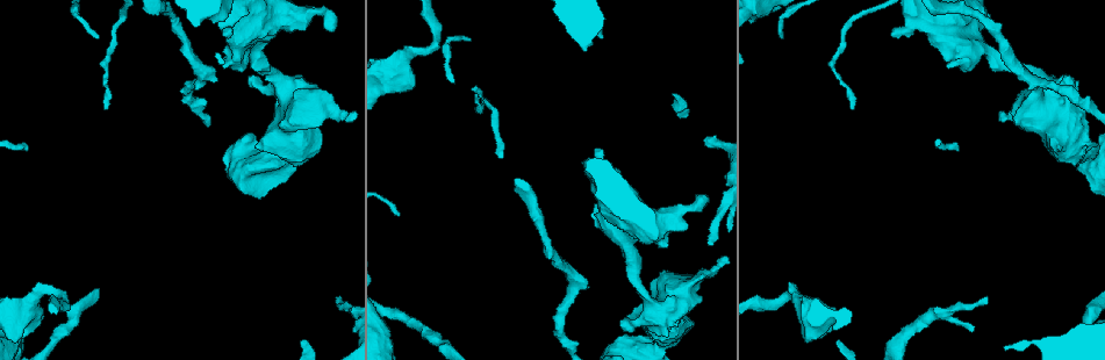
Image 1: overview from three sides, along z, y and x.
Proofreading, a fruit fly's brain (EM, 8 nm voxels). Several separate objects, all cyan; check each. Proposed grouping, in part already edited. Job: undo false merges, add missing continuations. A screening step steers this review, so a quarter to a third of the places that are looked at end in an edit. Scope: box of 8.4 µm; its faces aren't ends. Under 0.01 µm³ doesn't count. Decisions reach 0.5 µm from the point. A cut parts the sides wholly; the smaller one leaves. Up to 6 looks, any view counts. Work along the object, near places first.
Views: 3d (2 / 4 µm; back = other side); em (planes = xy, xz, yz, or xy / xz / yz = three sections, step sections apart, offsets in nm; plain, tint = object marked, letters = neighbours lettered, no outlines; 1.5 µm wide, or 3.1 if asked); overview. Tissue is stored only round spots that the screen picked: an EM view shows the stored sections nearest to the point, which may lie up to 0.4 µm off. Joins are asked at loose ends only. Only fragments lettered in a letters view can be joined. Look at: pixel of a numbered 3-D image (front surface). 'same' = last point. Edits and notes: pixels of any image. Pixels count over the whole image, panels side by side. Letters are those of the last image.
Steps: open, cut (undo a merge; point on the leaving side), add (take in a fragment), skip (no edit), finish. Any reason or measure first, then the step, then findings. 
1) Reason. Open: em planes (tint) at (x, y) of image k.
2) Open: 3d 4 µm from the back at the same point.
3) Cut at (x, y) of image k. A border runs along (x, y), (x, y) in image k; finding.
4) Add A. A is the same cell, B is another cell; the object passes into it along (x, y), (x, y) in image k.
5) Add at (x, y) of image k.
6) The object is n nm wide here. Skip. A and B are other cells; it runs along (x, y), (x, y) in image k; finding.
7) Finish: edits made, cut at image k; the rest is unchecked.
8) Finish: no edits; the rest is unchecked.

Abrupt turn. Open: 3d 4 µm at (107, 68) of image 1.

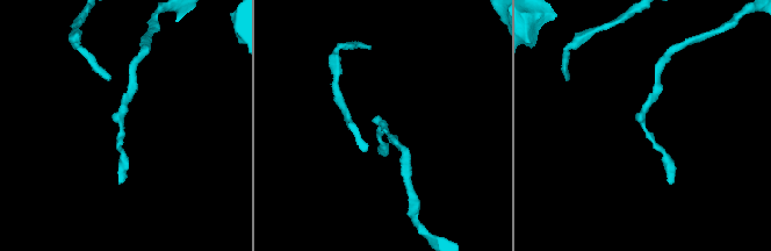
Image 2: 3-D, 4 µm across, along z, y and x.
Need the tissue. Open: em planes (tint) at (119, 121) of image 2.

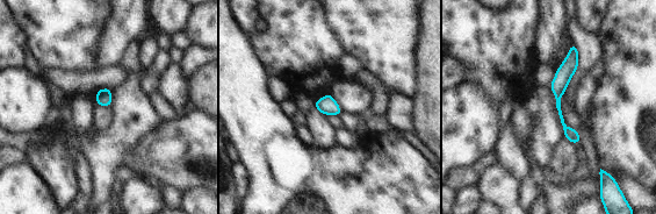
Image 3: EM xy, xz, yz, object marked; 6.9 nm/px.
What lies round it. Open: em planes (letters) at the same point.

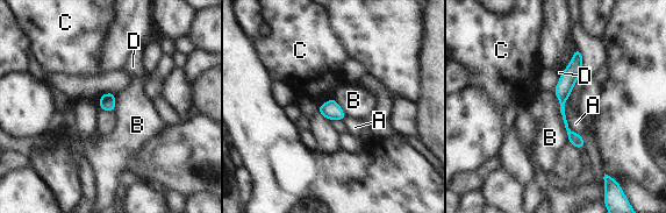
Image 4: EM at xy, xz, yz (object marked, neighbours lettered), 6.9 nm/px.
Skip. A, B, C and D are other cells; a border runs along (553, 92), (568, 142) in image 4; continuous, no second neuron.

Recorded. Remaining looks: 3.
Abrupt turn. Open: 3d 4 µm at (298, 16) of image 1.

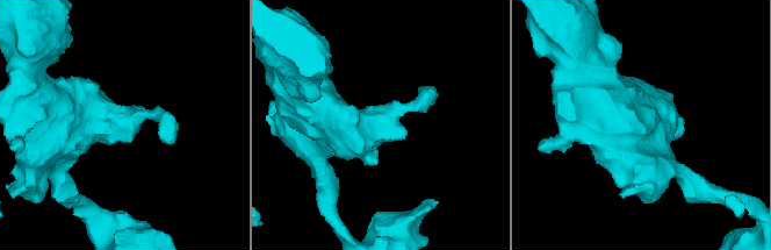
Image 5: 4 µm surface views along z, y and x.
Open: em planes (letters) at (384, 123) of image 5.

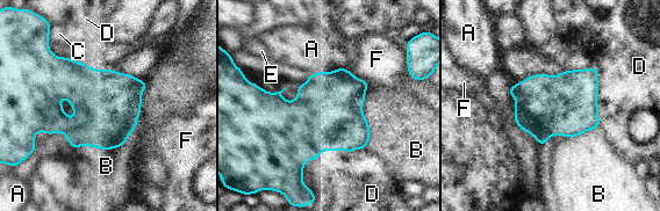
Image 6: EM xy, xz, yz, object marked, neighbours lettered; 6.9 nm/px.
The object is 420 nm wide here. Skip. A, B, C, D, E and F are other cells; a border runs along (597, 126), (540, 145) in image 6; continuous, no second neuron.

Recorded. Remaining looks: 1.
Finish: no edits; the rest is unchecked.

